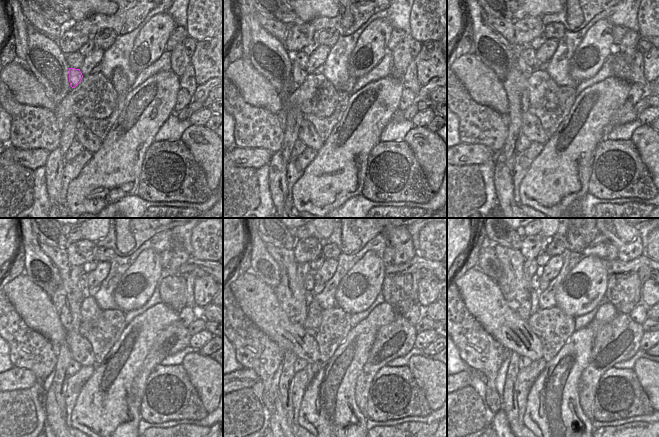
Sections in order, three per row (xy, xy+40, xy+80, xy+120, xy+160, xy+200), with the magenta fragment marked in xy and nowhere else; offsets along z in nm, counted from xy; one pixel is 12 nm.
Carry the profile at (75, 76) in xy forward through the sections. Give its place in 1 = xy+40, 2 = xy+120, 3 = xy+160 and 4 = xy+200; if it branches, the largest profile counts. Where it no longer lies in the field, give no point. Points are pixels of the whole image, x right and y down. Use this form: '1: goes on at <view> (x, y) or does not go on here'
1: goes on at xy+40 (299, 75)
2: goes on at xy+120 (76, 271)
3: goes on at xy+160 (303, 269)
4: goes on at xy+200 (530, 267)

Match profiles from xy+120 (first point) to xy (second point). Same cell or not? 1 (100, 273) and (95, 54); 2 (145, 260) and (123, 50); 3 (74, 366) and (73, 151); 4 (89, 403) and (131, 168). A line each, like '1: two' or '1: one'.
1: one
2: two
3: one
4: one

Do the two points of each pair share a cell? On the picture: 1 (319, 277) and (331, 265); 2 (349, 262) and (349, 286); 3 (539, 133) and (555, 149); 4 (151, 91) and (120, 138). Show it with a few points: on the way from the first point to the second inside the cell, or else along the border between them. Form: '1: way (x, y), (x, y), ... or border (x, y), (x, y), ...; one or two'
1: way (322, 274), (328, 268); one
2: border (365, 252), (342, 278), (336, 289); two
3: border (549, 139), (543, 145); two
4: way (151, 103), (132, 127); one

